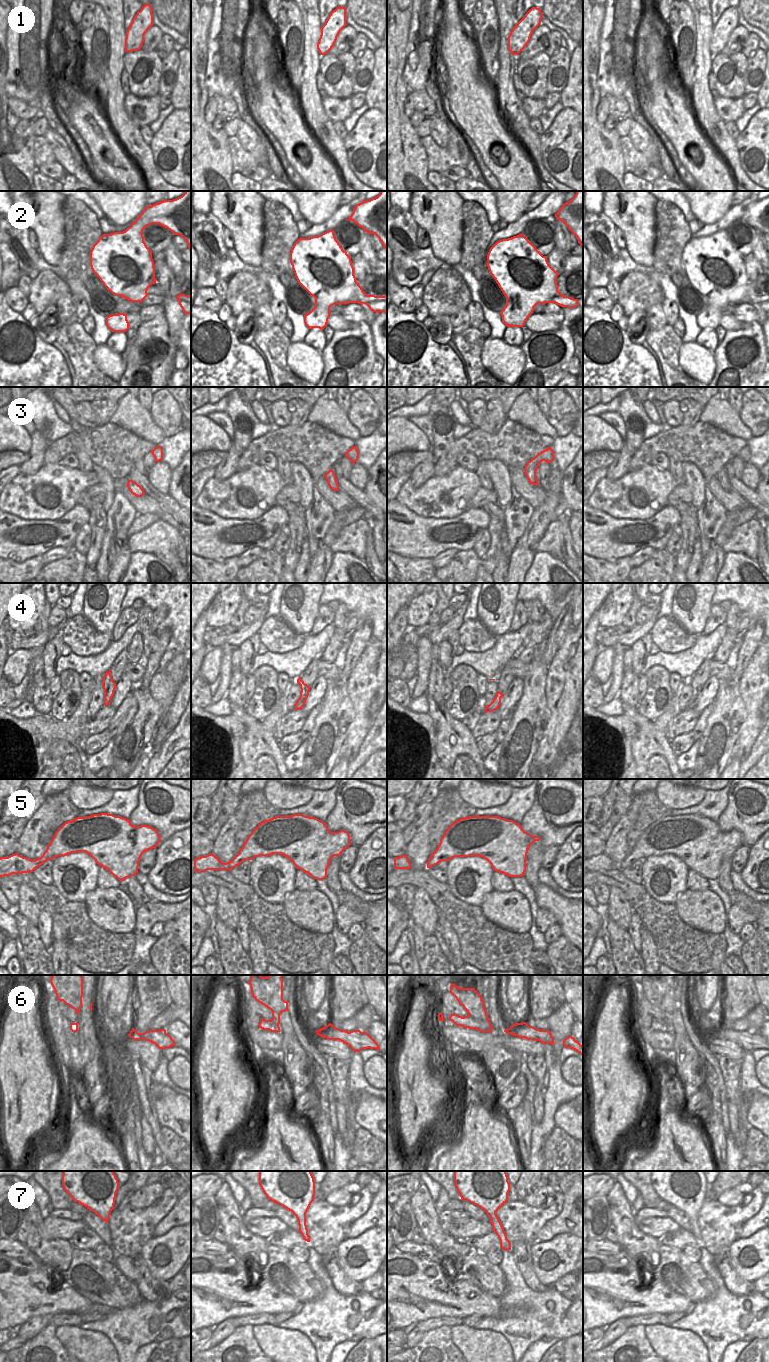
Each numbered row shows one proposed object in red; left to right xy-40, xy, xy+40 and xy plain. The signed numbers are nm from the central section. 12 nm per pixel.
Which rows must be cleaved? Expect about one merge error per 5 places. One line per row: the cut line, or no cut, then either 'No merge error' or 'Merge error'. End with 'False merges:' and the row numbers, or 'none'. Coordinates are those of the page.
1: No split. No merge error
2: No split. No merge error
3: No split. No merge error
4: No split. No merge error
5: No split. No merge error
6: No split. No merge error
7: No split. No merge error
False merges: none.

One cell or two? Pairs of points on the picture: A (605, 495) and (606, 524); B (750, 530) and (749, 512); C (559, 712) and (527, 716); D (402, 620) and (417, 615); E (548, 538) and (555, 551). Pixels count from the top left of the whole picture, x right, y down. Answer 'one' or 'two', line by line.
A: two
B: two
C: two
D: two
E: one

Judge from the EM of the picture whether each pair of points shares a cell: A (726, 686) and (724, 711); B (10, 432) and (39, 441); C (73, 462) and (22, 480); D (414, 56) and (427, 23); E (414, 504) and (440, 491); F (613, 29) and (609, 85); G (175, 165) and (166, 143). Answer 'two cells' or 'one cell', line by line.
A: one cell
B: two cells
C: two cells
D: one cell
E: one cell
F: one cell
G: one cell

